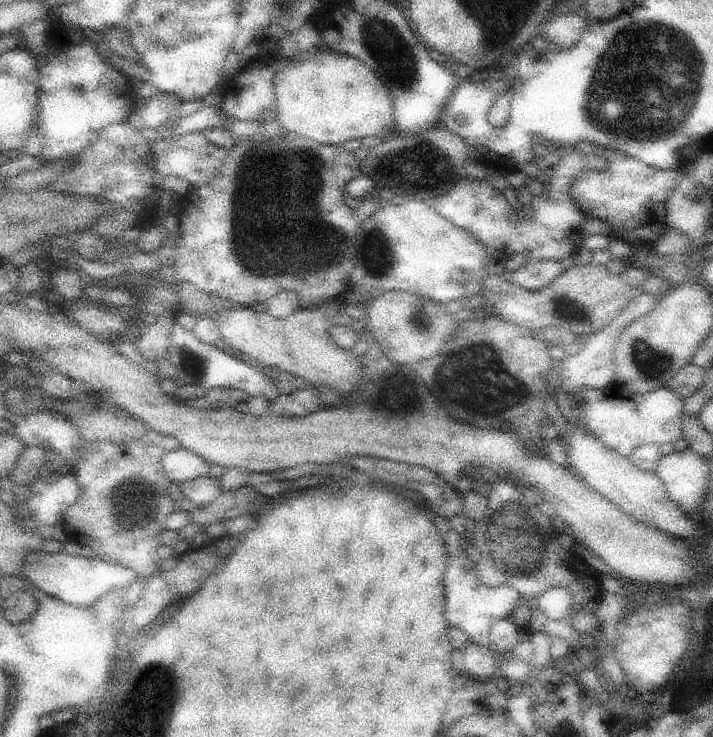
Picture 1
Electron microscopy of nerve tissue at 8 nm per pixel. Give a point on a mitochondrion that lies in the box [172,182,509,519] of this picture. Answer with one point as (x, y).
(376, 259)

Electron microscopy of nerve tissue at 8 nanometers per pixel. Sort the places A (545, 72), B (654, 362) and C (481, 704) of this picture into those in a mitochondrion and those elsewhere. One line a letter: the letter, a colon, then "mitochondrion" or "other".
A: other
B: mitochondrion
C: other

